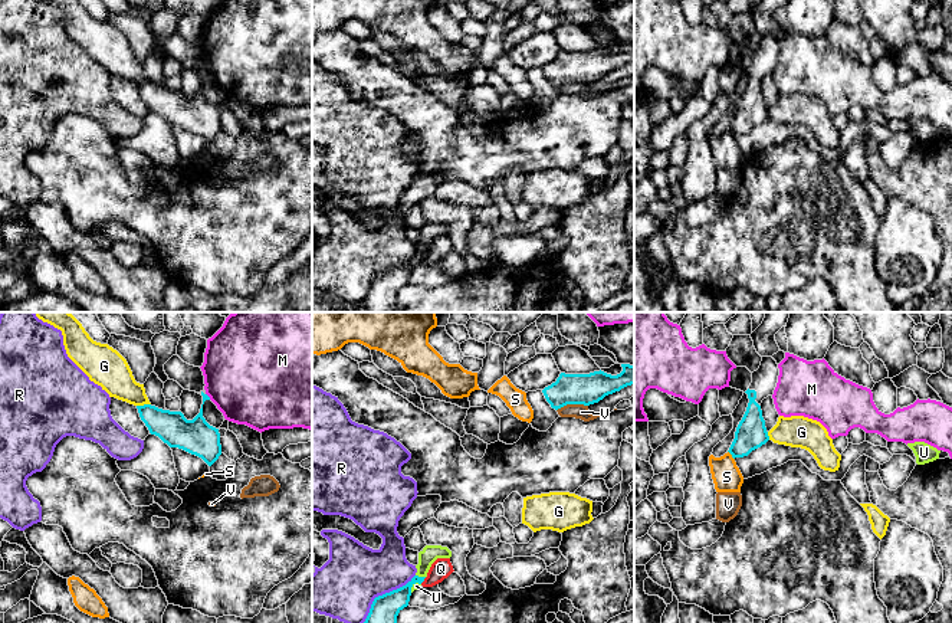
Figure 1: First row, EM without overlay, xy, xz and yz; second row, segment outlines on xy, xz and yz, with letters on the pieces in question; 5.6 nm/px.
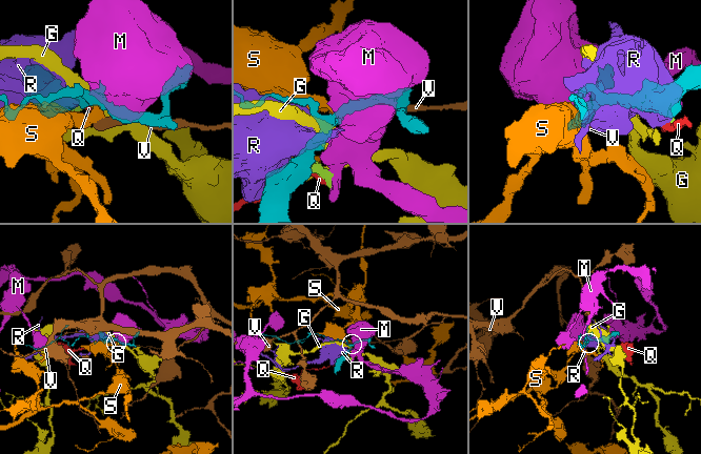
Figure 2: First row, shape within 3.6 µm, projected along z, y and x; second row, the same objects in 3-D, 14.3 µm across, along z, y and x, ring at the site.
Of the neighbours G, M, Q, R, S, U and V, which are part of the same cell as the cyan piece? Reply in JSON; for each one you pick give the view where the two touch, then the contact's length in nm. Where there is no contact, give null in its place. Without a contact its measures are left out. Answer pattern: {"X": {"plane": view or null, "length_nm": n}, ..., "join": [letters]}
{"join": []}

